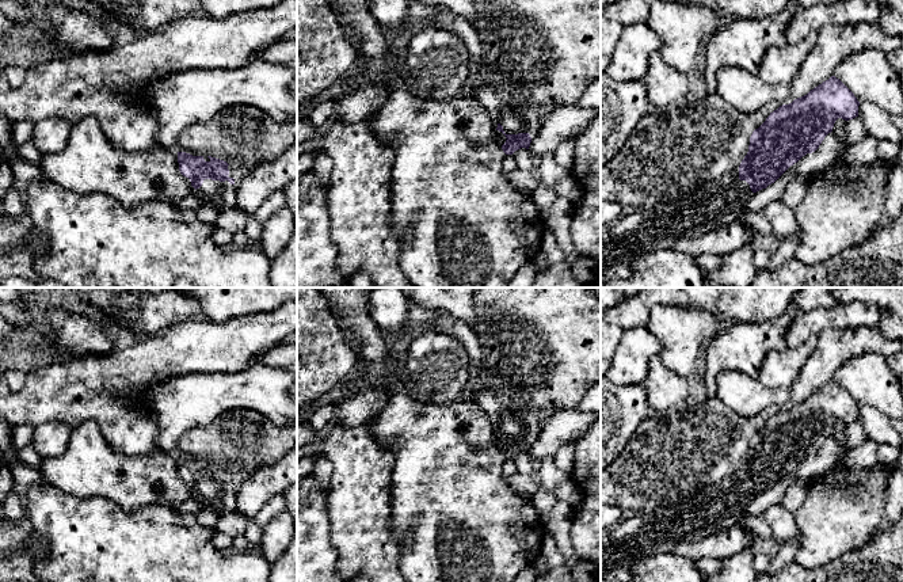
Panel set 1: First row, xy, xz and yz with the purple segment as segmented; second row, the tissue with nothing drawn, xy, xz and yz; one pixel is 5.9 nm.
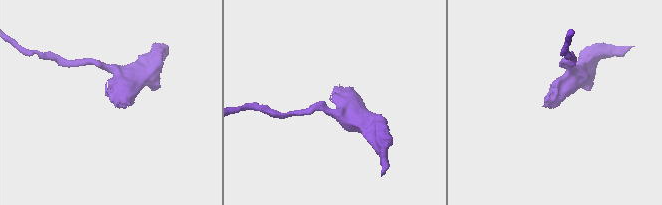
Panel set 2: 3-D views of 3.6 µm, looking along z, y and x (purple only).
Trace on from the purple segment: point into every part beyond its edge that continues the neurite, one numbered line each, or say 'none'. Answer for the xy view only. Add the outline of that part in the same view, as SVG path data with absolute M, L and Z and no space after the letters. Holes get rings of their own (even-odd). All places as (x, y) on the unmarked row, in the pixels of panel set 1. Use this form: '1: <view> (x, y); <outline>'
1: xy (221, 499); M229 468L229 482L235 483L235 487L230 488L228 484L212 484L205 483L199 492L194 492L188 482L184 480L190 490L190 497L197 499L202 509L213 511L217 517L235 511L236 509L236 495L243 483L248 476L247 473Z

